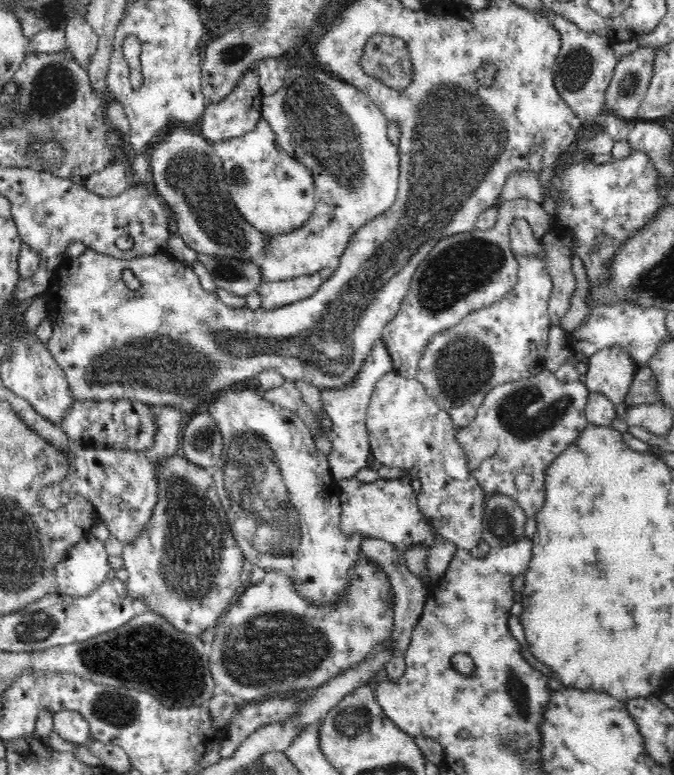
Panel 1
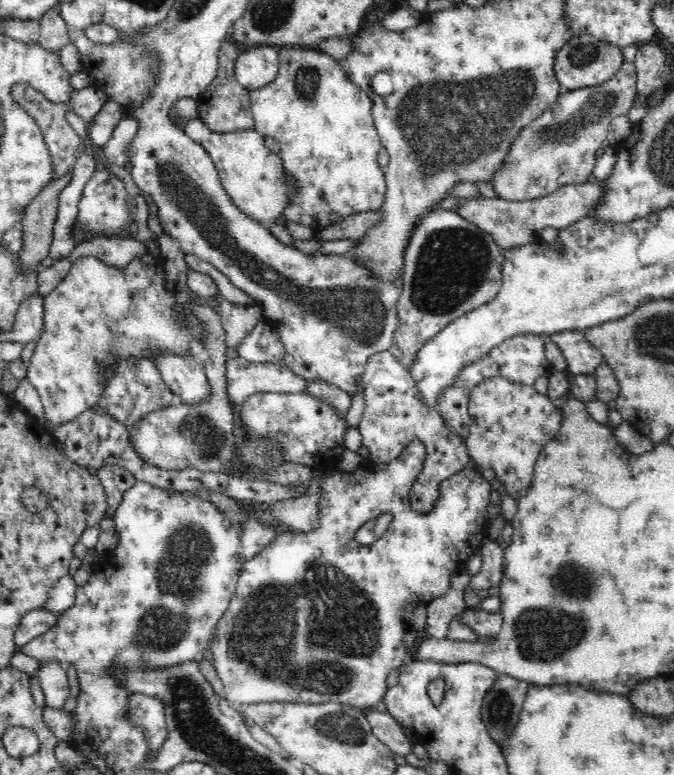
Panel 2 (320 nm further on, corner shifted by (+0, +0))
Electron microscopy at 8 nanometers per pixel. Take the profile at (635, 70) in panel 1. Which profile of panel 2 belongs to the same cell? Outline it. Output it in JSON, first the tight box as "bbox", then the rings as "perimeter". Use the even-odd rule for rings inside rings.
{"bbox":[489,60,638,202],"perimeter":[[[625,60],[621,64],[620,70],[602,84],[560,92],[558,98],[555,98],[554,104],[551,104],[549,109],[546,109],[529,125],[519,130],[518,136],[512,141],[502,166],[498,167],[489,182],[497,197],[524,202],[548,196],[565,184],[586,183],[596,164],[596,152],[607,145],[606,140],[611,122],[616,117],[627,115],[630,107],[638,100],[636,67],[633,62]]]}

